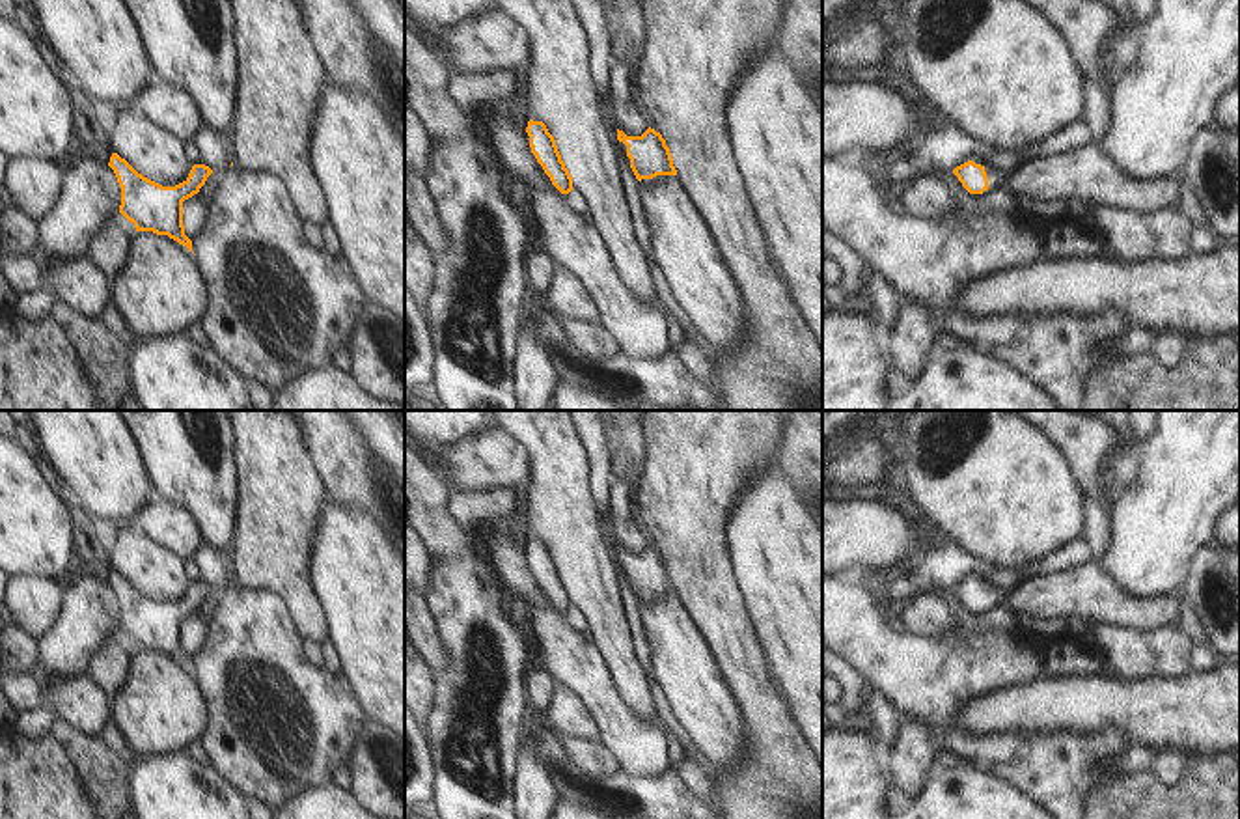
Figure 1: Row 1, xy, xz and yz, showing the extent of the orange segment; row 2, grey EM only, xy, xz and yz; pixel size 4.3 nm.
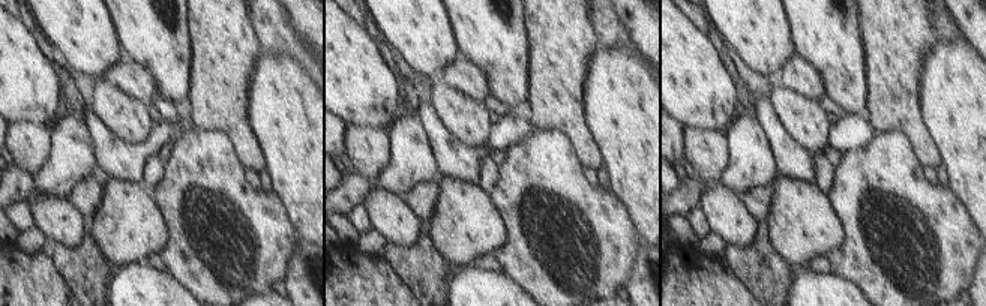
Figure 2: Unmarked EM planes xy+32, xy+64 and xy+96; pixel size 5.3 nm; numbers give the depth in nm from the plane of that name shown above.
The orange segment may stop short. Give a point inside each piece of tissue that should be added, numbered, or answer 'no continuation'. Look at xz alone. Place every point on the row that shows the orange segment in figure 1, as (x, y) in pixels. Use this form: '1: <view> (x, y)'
no continuation.

